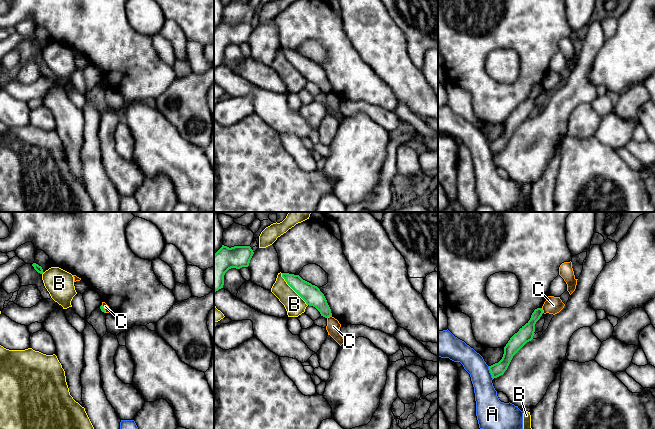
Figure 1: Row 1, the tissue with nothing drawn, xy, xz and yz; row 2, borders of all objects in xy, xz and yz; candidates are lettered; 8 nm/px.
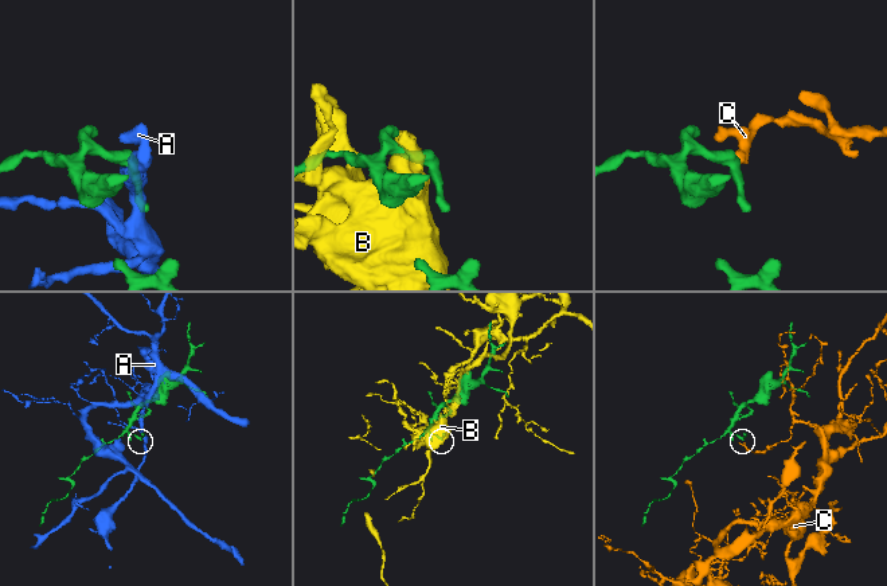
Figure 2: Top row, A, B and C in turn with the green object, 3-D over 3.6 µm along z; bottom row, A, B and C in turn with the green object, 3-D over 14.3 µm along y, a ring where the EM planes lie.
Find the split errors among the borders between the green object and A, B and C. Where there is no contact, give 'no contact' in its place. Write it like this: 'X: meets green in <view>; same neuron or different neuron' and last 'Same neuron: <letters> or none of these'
A: meets green in yz; different neuron
B: meets green in xz; different neuron
C: meets green in xz; different neuron
Same neuron: none of these

